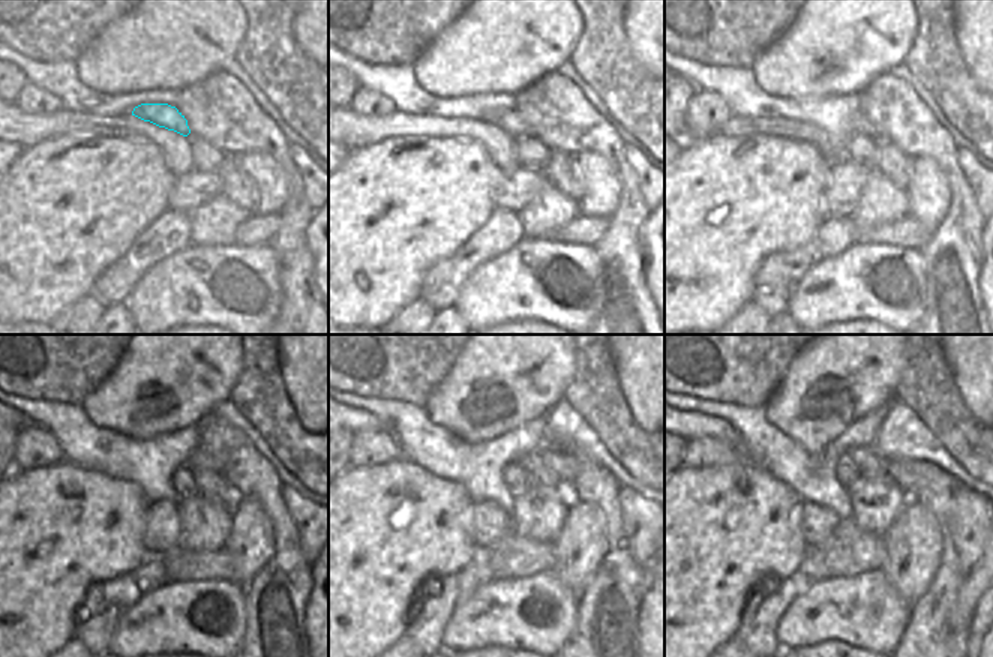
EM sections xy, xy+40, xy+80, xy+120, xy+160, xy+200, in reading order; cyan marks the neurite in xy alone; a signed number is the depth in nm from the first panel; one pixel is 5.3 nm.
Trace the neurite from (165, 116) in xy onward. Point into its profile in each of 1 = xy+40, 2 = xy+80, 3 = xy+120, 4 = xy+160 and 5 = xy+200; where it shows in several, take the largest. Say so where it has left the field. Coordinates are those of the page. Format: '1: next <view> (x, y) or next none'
1: next xy+40 (512, 122)
2: next xy+80 (858, 125)
3: next xy+120 (200, 459)
4: next xy+160 (567, 467)
5: next xy+200 (912, 476)

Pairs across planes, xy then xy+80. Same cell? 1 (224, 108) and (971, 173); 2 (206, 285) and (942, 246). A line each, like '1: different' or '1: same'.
1: different
2: different

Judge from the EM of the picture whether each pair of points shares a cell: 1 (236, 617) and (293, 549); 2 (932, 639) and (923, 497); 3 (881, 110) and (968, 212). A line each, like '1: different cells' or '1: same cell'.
1: different cells
2: same cell
3: same cell

